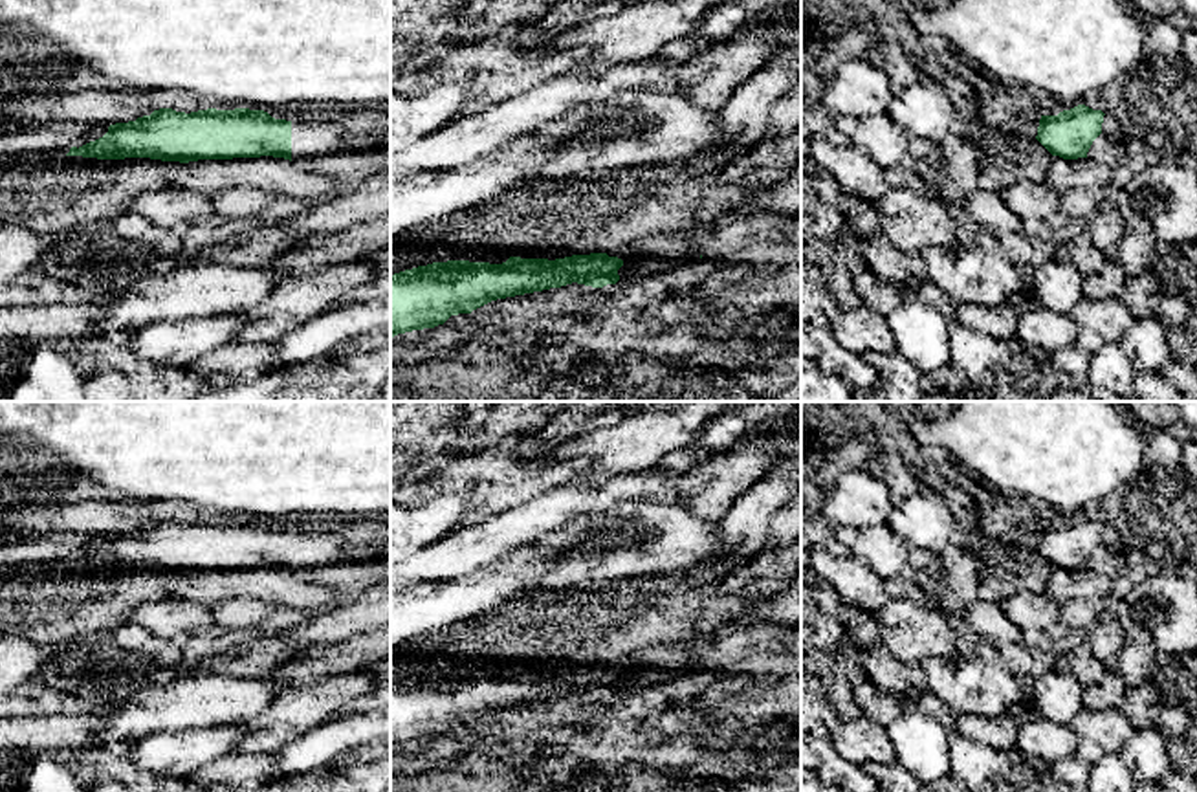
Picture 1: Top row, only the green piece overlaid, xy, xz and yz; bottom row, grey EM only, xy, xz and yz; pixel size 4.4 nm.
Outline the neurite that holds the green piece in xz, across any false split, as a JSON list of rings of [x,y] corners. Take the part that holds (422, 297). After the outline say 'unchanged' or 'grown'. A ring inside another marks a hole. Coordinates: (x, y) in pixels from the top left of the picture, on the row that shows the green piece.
[[[607,253],[572,255],[565,258],[521,258],[510,257],[502,264],[447,260],[418,266],[390,275],[390,339],[398,334],[434,328],[451,315],[473,310],[506,297],[561,288],[572,282],[603,288],[620,280],[623,260]]]; unchanged

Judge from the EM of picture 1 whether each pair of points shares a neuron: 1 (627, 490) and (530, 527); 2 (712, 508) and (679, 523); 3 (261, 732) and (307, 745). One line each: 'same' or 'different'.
1: same
2: different
3: different

